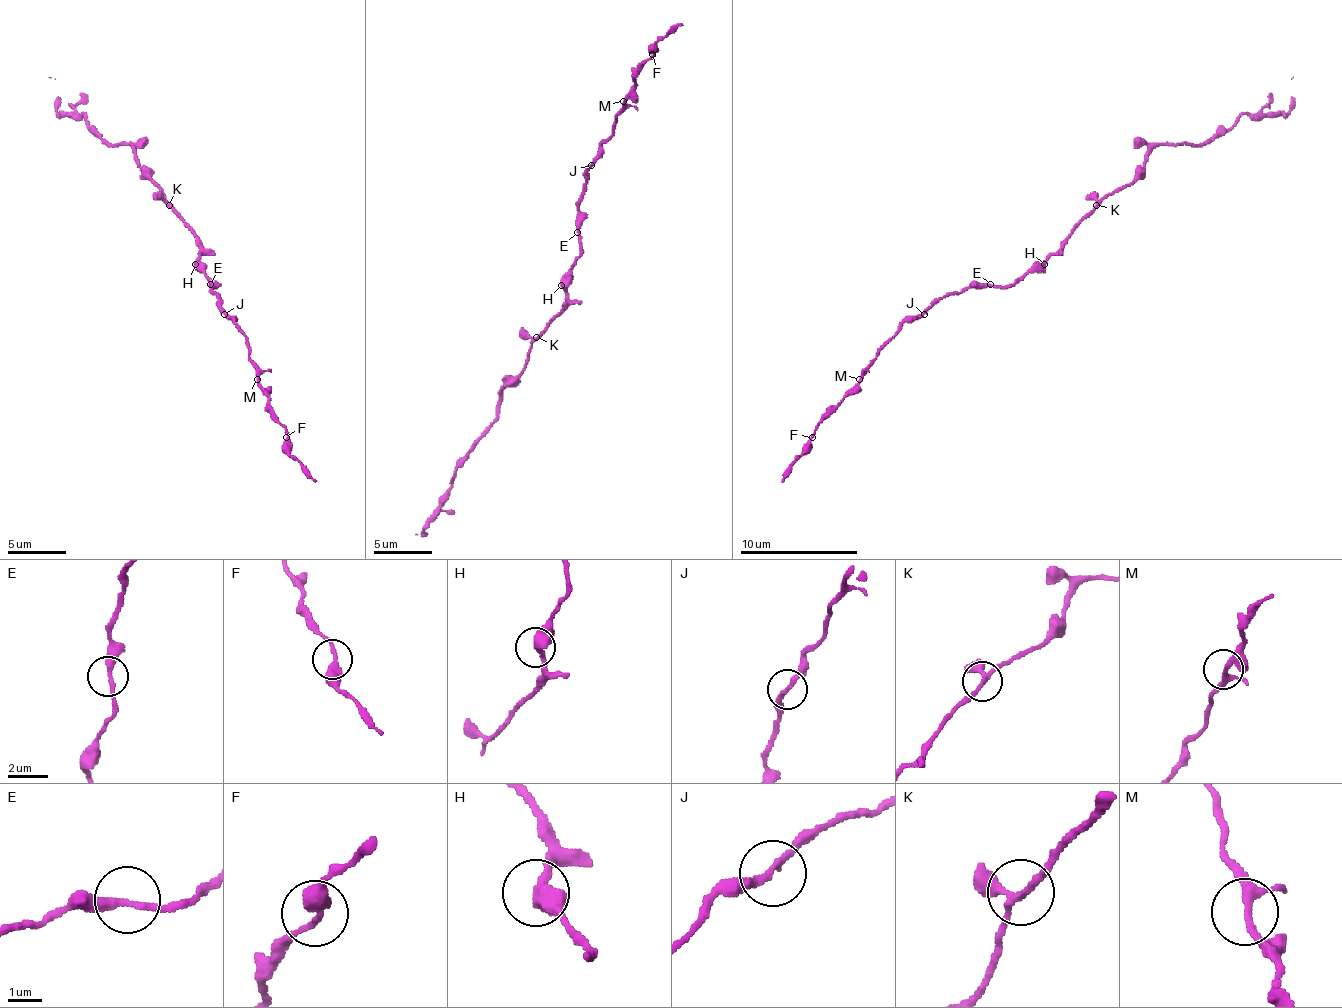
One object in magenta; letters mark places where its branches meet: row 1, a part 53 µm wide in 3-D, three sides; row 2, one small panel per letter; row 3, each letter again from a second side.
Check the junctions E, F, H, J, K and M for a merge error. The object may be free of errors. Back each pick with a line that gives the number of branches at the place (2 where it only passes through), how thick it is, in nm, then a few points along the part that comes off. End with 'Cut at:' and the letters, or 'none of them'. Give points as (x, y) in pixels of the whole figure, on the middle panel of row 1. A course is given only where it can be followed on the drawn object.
Cut at: none of them

